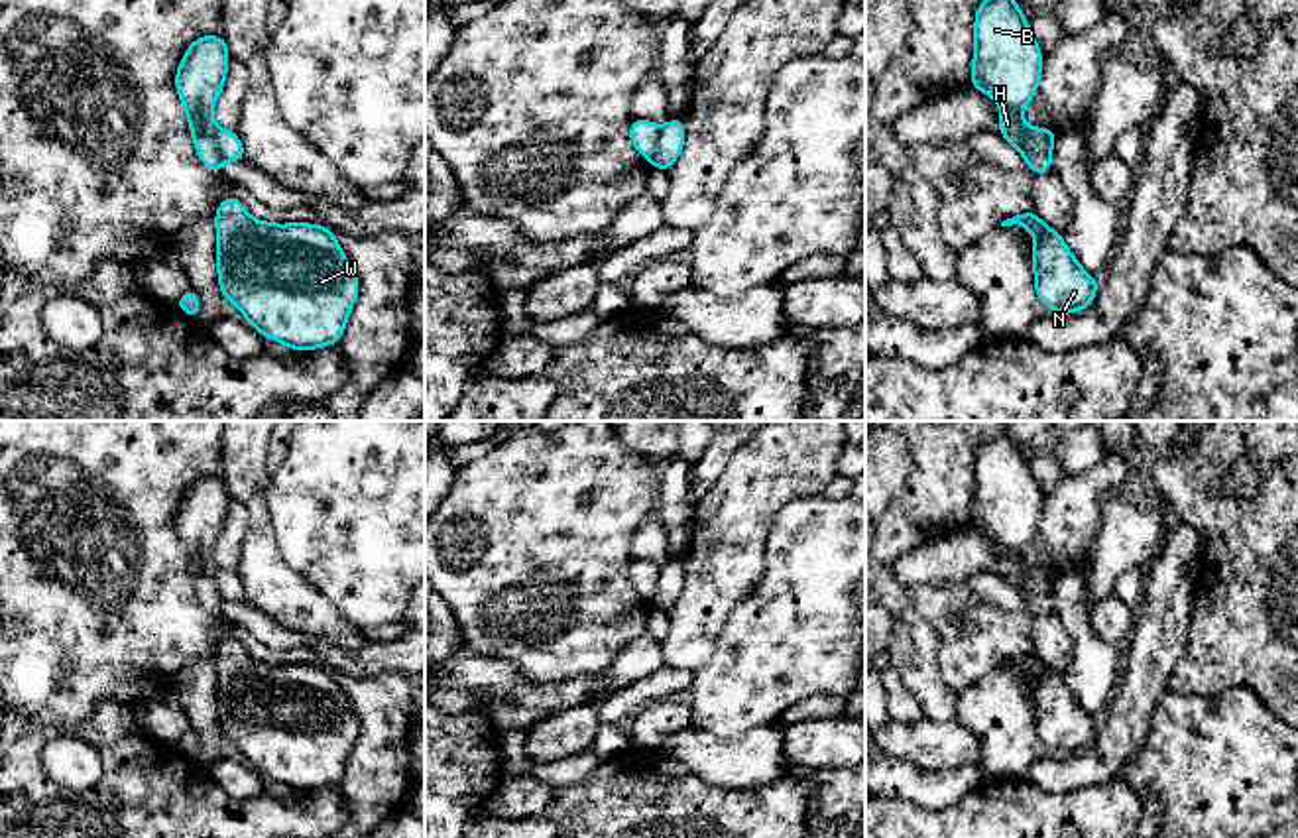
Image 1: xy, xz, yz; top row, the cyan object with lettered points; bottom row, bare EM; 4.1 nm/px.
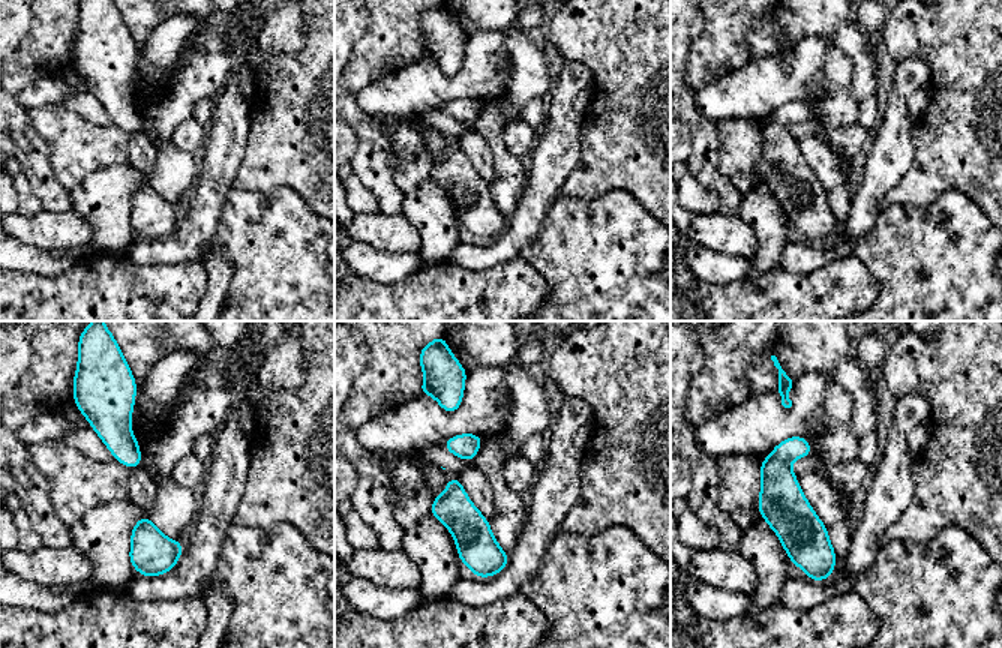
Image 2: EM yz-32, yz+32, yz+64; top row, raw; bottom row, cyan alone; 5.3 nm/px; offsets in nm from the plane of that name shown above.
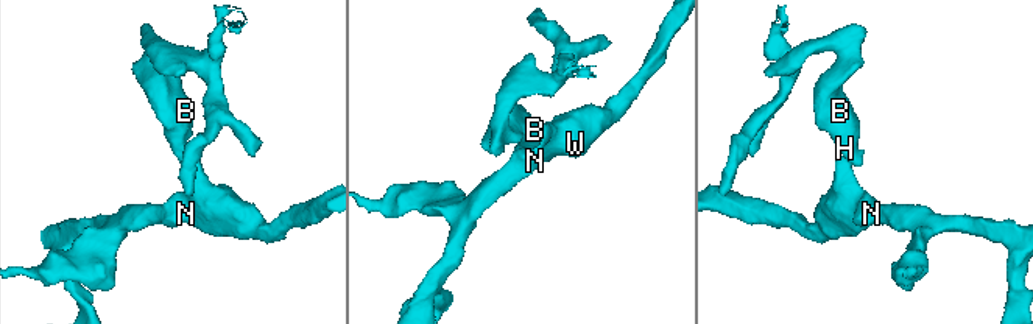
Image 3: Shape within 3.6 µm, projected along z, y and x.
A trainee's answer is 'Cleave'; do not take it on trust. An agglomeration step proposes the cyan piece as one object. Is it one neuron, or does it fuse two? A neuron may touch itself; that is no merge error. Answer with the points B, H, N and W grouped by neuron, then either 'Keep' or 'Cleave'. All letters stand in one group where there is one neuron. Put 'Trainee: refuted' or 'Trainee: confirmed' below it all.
Groups: B H / N W. Cleave
Trainee: confirmed

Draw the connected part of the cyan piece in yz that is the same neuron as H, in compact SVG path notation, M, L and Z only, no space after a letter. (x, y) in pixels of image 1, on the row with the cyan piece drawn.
M1017 0L977 4L968 85L1003 108L997 120L999 134L1021 151L1032 175L1052 171L1052 155L1027 142L1032 126L1021 120L1023 108L1036 96L1042 55Z

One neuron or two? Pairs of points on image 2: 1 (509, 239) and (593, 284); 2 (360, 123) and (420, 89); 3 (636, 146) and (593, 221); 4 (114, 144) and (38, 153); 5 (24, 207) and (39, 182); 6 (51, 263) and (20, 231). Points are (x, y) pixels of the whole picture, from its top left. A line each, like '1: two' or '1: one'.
1: two
2: two
3: two
4: two
5: two
6: two

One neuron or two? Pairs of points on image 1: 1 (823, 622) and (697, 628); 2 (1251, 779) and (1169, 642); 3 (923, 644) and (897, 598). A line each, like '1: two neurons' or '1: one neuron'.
1: two neurons
2: two neurons
3: one neuron

